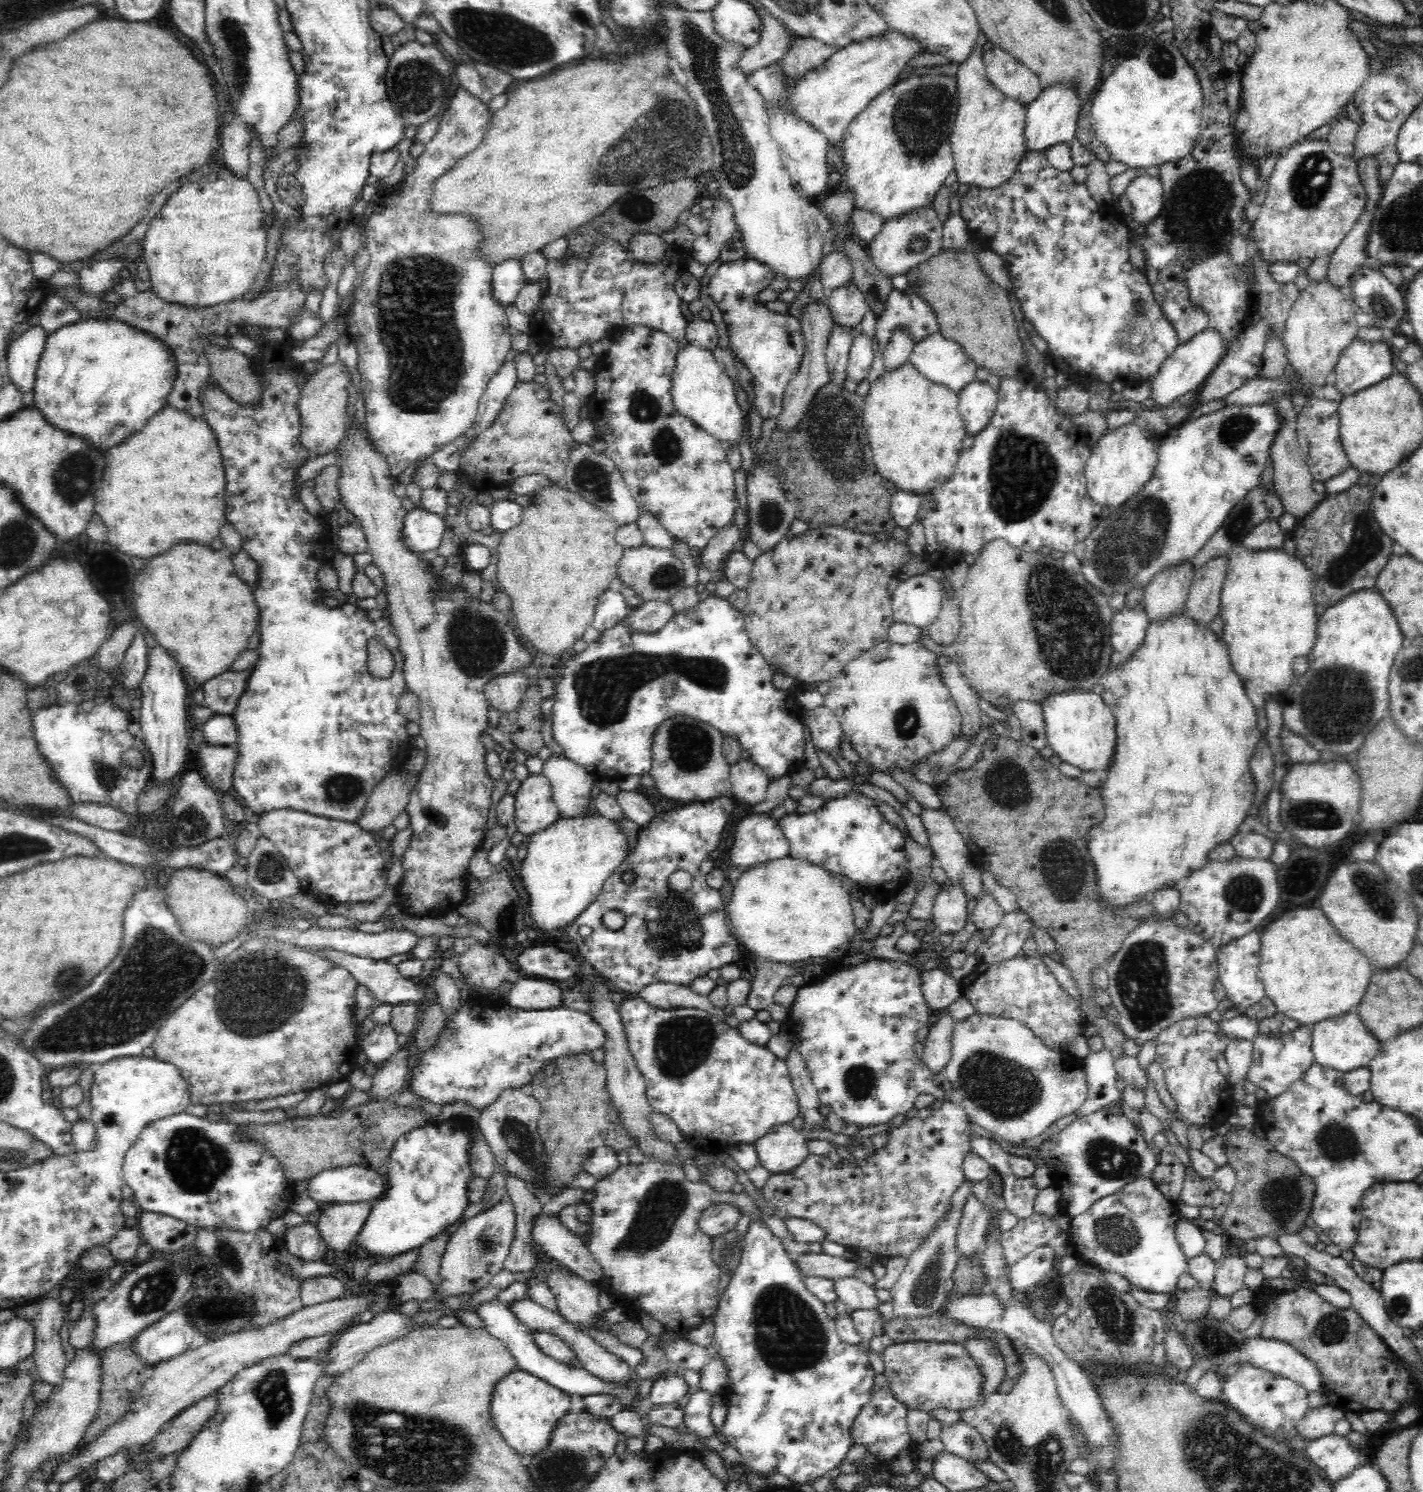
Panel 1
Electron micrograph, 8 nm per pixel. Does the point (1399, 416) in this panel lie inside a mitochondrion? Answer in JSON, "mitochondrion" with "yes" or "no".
{"mitochondrion":"no"}

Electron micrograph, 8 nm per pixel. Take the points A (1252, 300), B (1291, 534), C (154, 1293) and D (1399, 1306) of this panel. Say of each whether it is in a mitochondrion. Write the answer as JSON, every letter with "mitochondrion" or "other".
{"A":"other","B":"other","C":"mitochondrion","D":"mitochondrion"}

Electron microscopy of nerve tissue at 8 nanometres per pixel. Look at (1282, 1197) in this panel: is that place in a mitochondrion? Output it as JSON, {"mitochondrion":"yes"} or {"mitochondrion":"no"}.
{"mitochondrion":"yes"}

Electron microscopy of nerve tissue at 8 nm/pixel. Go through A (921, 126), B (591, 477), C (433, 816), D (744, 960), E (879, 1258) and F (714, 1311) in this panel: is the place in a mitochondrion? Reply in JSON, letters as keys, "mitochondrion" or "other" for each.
{"A":"mitochondrion","B":"mitochondrion","C":"other","D":"other","E":"other","F":"other"}

